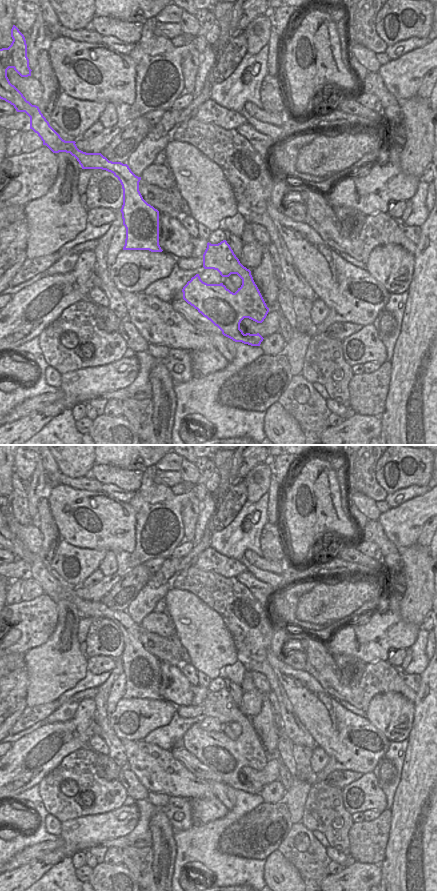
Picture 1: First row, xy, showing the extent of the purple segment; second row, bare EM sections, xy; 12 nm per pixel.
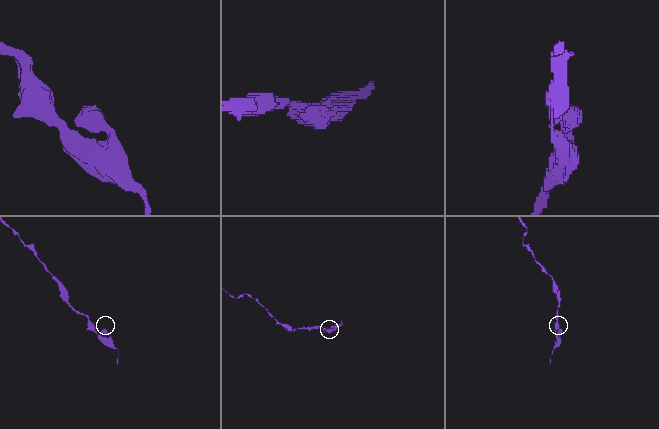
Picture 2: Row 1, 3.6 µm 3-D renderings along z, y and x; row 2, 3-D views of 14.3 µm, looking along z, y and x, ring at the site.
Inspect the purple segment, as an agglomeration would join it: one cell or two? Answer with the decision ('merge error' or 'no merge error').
no merge error

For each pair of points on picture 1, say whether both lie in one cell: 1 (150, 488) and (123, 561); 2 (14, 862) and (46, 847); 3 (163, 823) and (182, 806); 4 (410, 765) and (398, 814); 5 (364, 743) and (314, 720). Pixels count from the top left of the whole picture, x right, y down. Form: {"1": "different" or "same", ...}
{"1": "same", "2": "same", "3": "different", "4": "same", "5": "same"}

